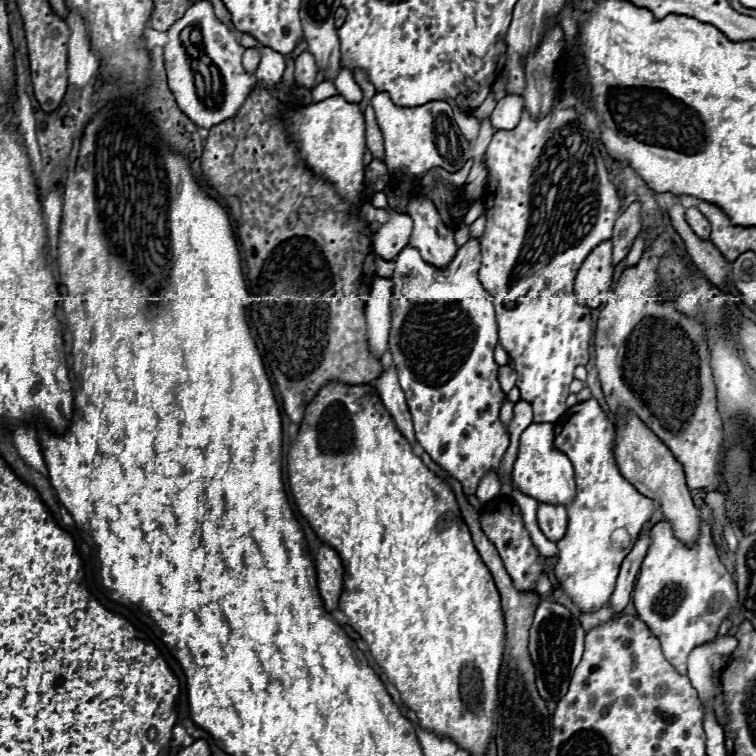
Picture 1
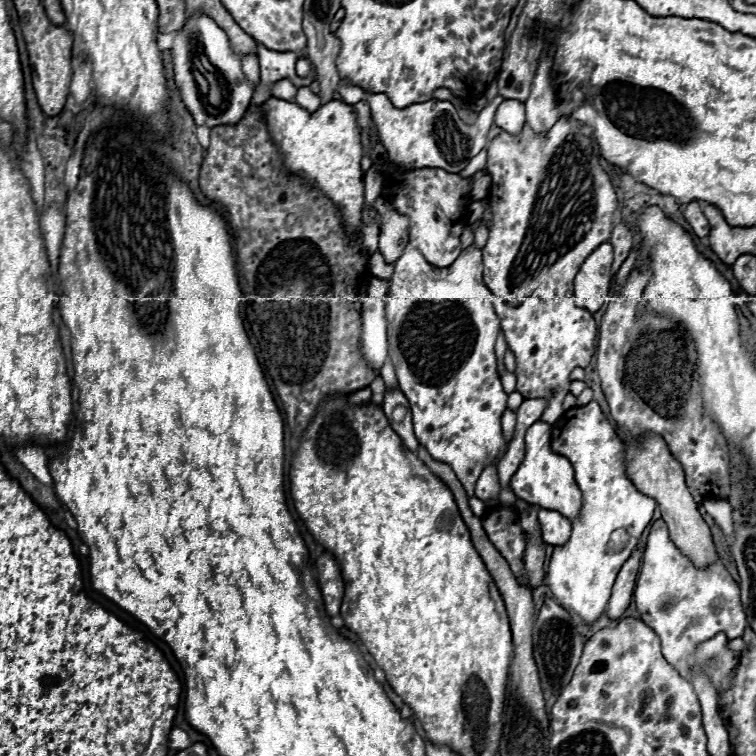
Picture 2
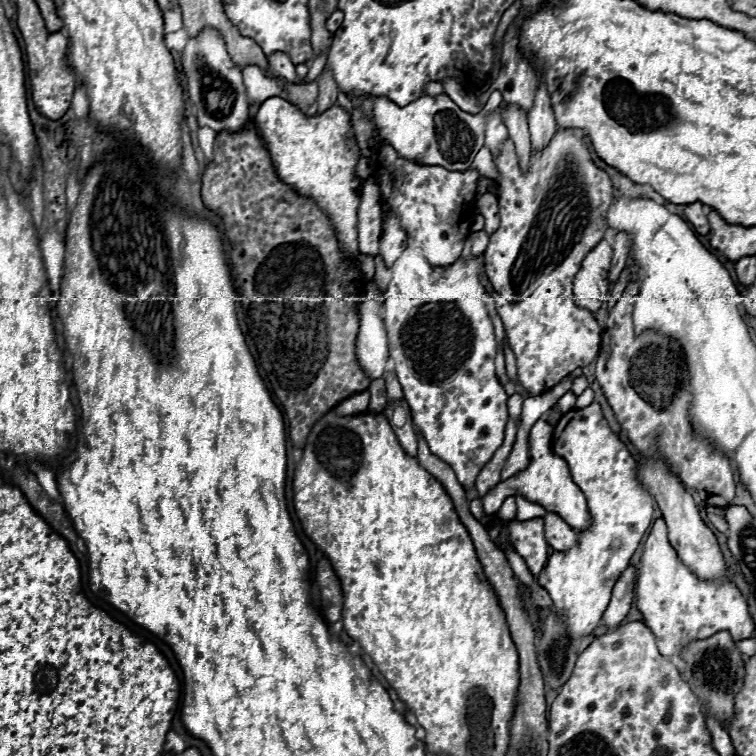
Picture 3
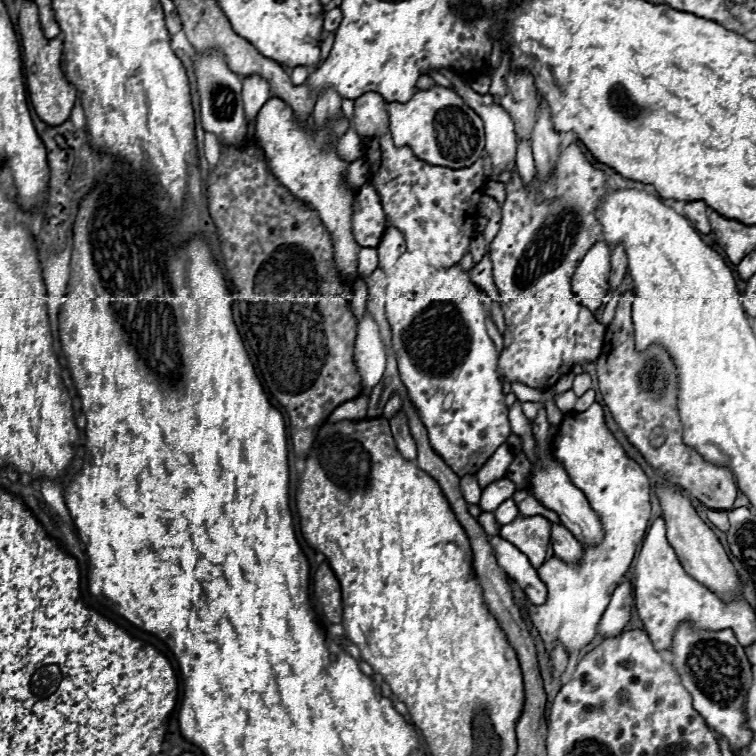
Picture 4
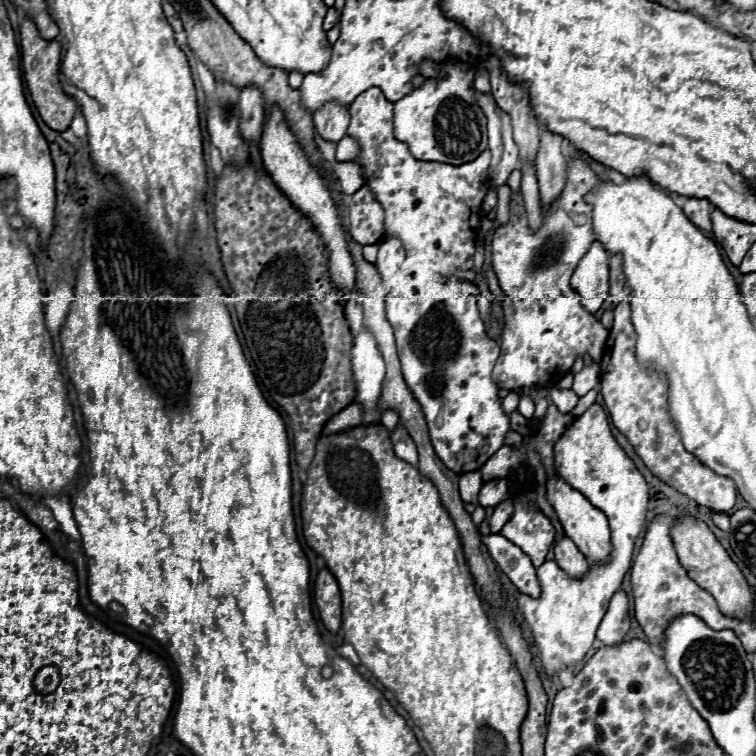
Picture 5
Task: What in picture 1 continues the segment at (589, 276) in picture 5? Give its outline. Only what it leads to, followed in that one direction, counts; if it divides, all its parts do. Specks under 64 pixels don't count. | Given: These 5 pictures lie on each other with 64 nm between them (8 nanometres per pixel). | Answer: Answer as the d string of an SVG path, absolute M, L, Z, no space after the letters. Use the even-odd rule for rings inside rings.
M610 240L600 242L580 266L574 282L574 294L582 306L598 308L606 302L614 274L612 248Z

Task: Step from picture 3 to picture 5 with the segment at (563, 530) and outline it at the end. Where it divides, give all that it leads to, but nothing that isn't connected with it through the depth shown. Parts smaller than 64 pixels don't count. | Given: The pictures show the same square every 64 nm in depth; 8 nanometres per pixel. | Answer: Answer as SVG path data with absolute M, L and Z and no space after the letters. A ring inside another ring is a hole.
M566 536L556 538L554 552L556 552L558 566L570 578L582 578L588 572L588 560L582 556L582 552L574 546L574 542L570 538L566 538Z

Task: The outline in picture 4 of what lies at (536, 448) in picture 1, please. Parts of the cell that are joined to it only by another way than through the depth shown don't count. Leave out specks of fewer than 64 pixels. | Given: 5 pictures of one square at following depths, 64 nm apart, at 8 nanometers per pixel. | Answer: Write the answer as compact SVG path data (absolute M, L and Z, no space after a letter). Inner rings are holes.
M540 408L538 416L534 418L534 438L538 444L538 464L530 476L530 488L534 492L534 496L550 510L554 510L560 516L560 522L566 530L572 532L572 536L582 544L582 546L596 546L604 540L604 528L602 528L602 520L600 516L592 510L592 506L588 504L586 496L570 482L568 474L564 472L562 464L558 464L548 452L546 452L546 434L548 434L548 420L546 420L546 410ZM500 480L502 484L488 484L482 490L482 498L480 498L480 508L486 512L494 512L504 500L512 498L512 494L516 492L514 482L510 480Z

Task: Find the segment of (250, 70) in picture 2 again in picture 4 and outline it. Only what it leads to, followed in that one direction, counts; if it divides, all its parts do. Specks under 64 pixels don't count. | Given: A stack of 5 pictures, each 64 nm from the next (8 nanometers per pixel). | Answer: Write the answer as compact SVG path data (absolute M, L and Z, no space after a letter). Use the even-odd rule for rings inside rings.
M260 76L244 78L242 102L244 102L244 114L246 114L248 124L256 122L258 112L268 102L268 98L270 98L270 88L268 88L266 80L262 80Z

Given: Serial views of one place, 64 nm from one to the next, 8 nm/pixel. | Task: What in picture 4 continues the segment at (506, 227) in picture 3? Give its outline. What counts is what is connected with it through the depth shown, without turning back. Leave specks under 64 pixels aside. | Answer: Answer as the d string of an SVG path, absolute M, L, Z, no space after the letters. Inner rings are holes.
M576 142L560 152L548 184L542 184L536 178L532 182L532 188L526 188L518 174L512 182L506 184L502 222L496 238L490 244L490 258L494 284L504 300L506 318L504 350L498 362L498 372L508 382L522 382L530 388L548 390L558 382L560 376L568 374L574 364L596 362L596 358L600 356L606 326L602 326L588 308L580 306L576 296L570 292L570 278L580 264L580 258L584 258L594 242L600 240L602 228L596 220L596 206L606 192L608 190L604 172L592 168Z

